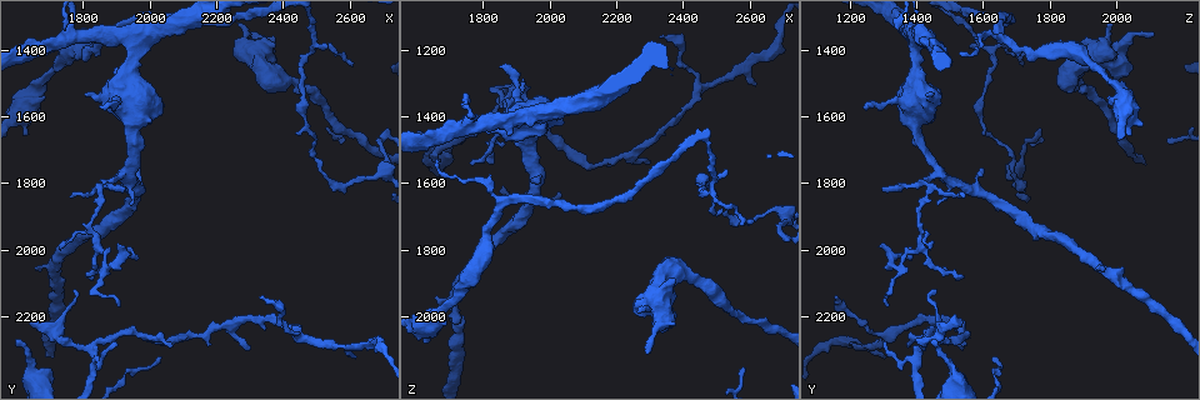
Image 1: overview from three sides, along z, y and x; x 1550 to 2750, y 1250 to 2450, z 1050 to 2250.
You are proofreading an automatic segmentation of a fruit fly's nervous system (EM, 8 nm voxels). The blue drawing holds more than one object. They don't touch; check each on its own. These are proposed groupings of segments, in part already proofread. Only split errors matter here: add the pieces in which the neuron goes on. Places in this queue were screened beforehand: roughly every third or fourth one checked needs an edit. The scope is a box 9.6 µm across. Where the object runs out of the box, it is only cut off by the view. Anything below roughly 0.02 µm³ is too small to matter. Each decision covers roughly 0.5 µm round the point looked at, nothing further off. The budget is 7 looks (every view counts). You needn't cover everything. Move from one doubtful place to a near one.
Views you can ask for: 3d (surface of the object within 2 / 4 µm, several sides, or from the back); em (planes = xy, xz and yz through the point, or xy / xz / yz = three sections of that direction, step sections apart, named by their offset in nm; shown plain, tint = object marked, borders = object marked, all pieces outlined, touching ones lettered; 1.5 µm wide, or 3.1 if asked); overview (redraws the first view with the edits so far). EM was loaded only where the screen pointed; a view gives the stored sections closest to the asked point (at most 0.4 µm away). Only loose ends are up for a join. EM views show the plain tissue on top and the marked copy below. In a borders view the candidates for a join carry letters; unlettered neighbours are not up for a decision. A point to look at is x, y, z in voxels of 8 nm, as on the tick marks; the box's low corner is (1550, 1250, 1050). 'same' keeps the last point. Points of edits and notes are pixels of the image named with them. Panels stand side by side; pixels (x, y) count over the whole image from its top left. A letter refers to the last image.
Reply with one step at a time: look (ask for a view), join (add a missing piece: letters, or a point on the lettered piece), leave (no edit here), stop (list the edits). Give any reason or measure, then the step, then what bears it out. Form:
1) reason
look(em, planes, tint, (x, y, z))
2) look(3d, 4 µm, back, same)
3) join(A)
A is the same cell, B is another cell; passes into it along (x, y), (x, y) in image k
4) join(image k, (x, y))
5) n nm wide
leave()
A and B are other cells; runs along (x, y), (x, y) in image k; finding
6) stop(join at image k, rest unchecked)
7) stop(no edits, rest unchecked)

branch stops here
look(3d, 4 µm, (2290, 1350, 2110))

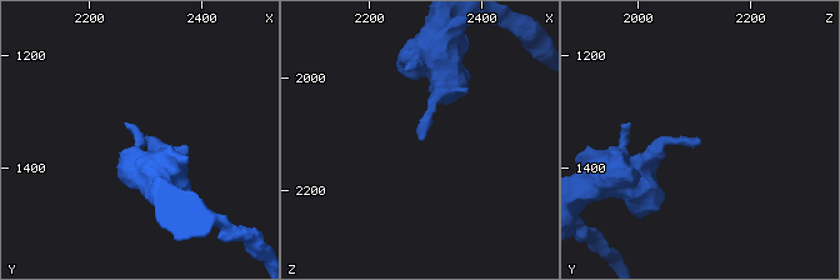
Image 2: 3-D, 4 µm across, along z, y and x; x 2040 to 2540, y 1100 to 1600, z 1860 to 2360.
look(em, planes, borders, (2295, 1350, 2110))

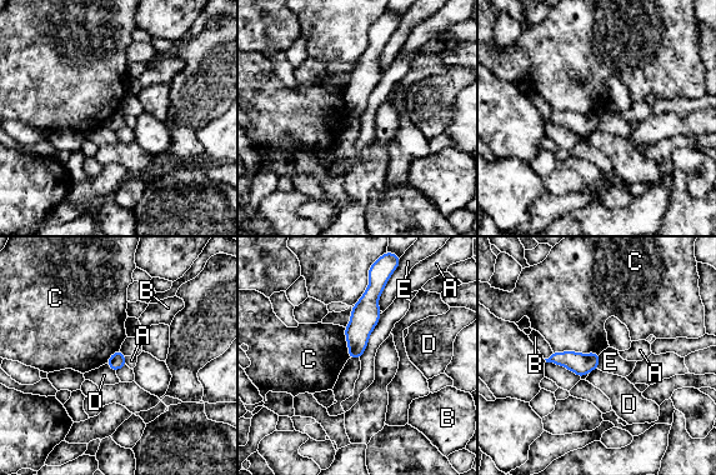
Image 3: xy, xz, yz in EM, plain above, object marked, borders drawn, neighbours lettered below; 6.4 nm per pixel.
leave()
A, B, C, D and E are other cells; runs along (376, 284), (358, 330), (353, 355) in image 3; none of them fits

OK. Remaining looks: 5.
an open end
look(3d, 2 µm, (2610, 1440, 1720))

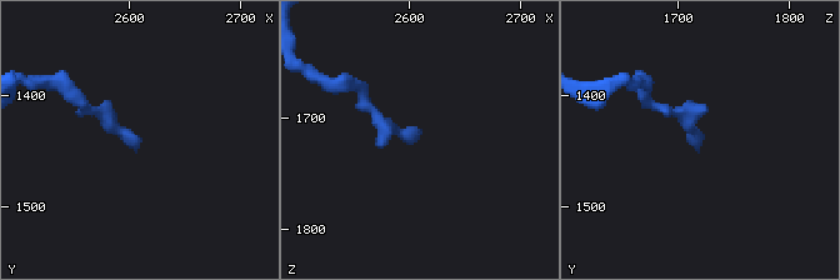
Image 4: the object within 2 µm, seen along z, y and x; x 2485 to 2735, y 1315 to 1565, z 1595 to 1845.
now the EM
look(em, planes, borders, (2606, 1446, 1720))

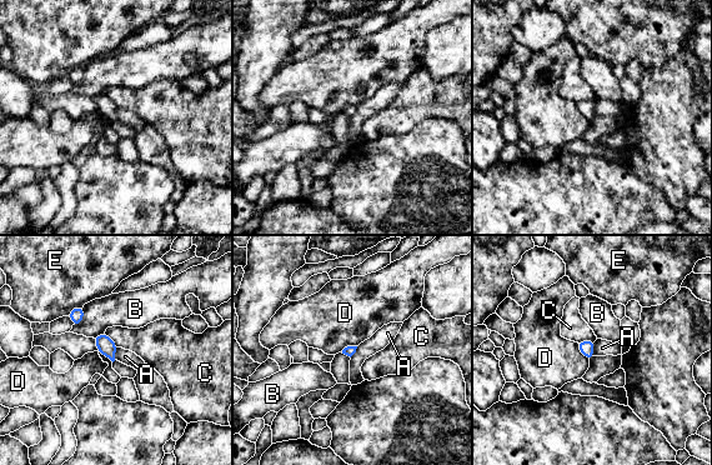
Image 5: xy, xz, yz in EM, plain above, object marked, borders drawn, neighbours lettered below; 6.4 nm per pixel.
D touches over 150 nm
leave()
A, B, C, D and E are other cells; border along (595, 341), (592, 355) in image 5; none of them fits

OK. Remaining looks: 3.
tapers out
look(em, planes, borders, (1730, 1990, 1440))

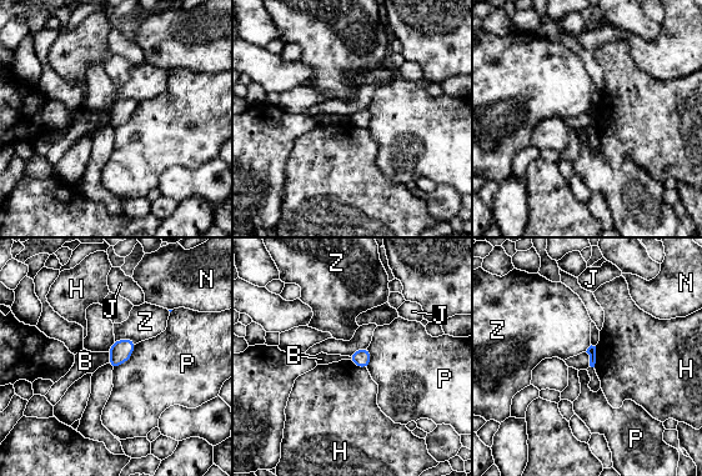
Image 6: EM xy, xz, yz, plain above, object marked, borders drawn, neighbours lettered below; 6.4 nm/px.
leave()
B, H, J, N, P and Z are other cells; no lettered piece goes on from it

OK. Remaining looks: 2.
stop(no edits, rest unchecked)

